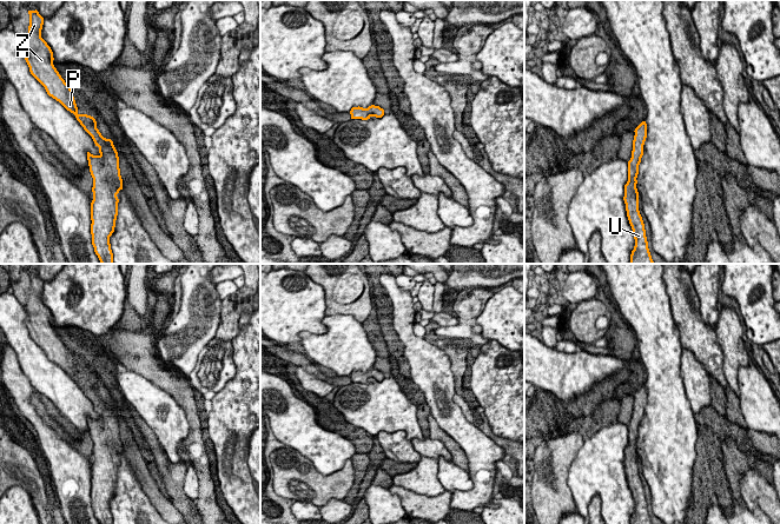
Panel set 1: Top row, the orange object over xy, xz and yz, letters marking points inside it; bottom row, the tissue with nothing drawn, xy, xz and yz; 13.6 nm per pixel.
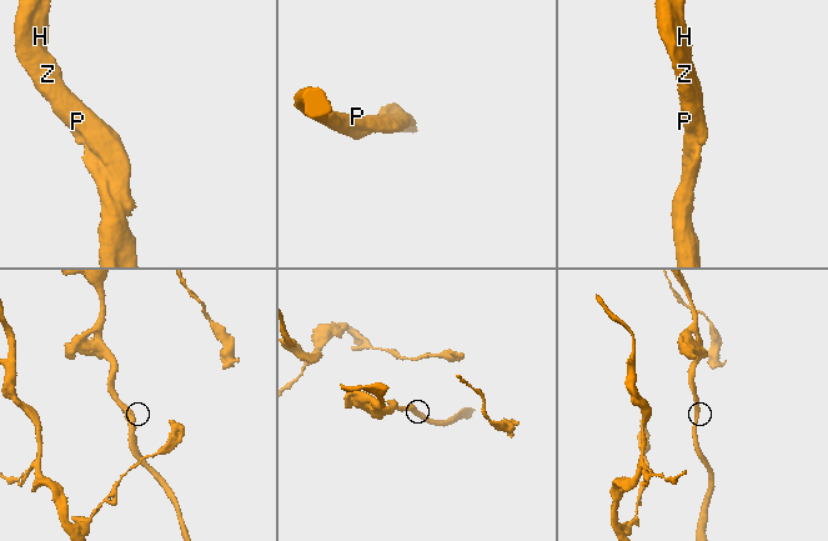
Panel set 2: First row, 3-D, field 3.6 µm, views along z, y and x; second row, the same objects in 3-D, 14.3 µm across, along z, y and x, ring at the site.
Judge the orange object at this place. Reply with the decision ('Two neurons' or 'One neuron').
One neuron

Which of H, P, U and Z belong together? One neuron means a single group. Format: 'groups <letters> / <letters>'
groups H P U Z

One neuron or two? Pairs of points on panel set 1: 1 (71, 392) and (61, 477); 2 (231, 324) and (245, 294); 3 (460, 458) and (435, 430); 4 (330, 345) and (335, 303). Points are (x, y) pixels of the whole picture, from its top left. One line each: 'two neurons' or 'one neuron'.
1: two neurons
2: one neuron
3: one neuron
4: two neurons

